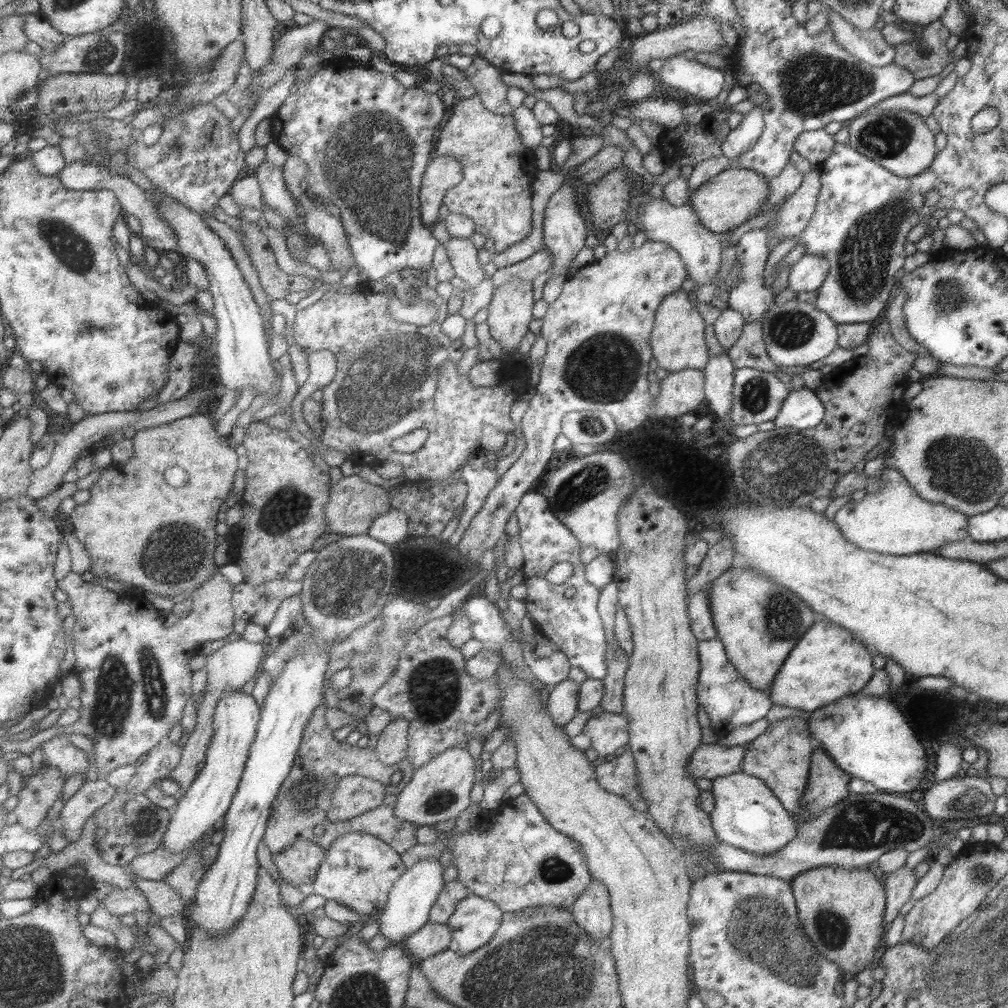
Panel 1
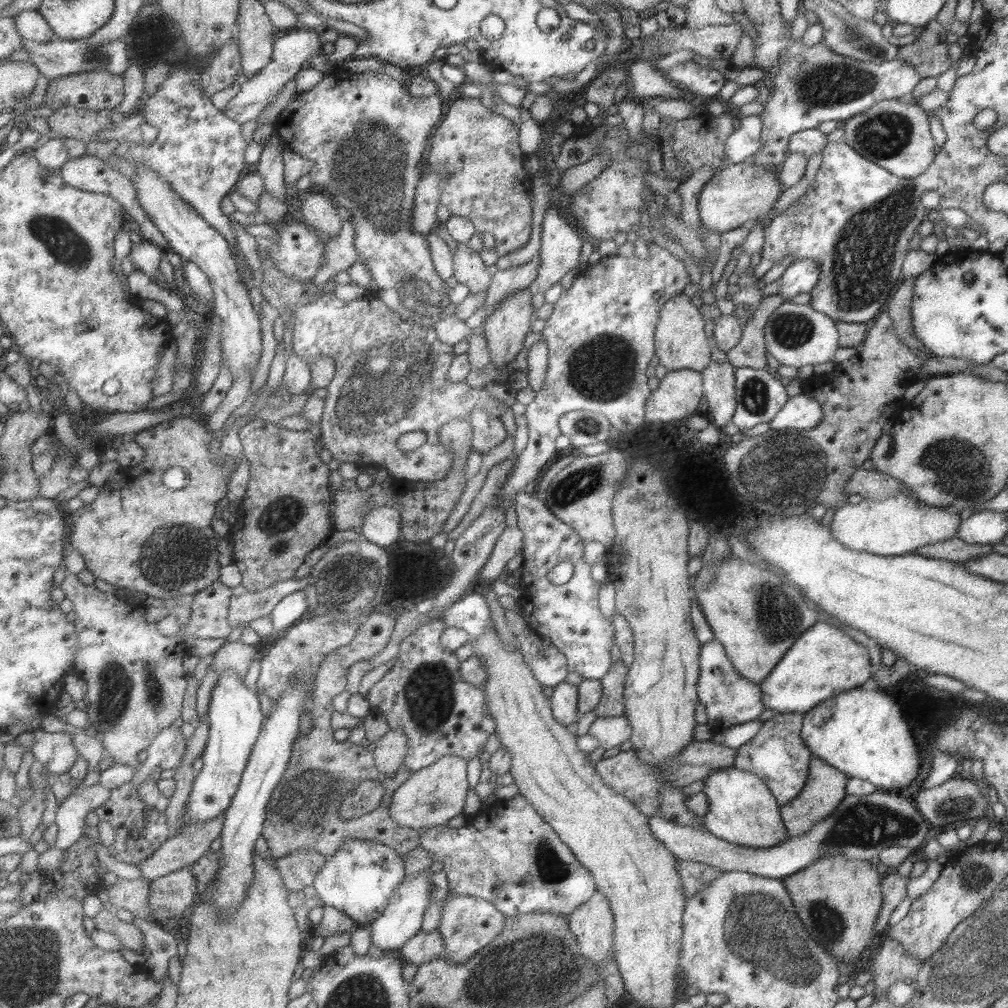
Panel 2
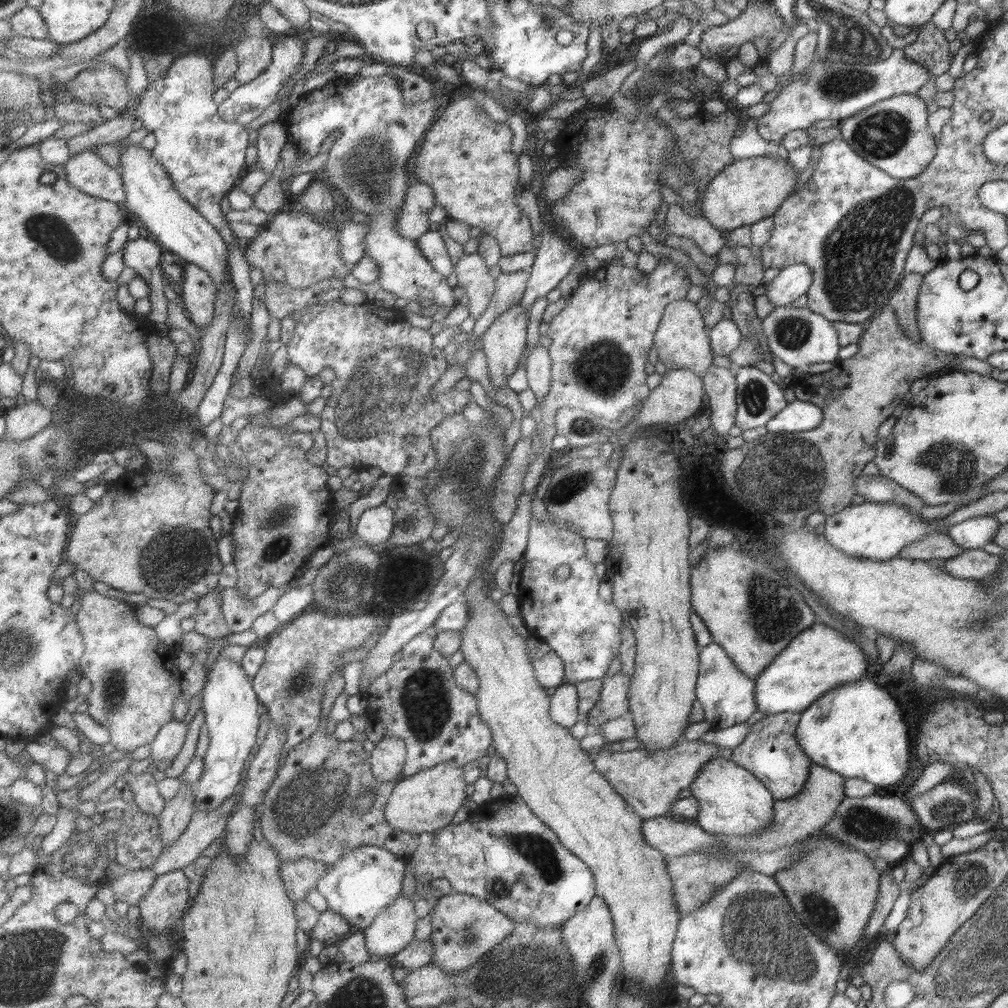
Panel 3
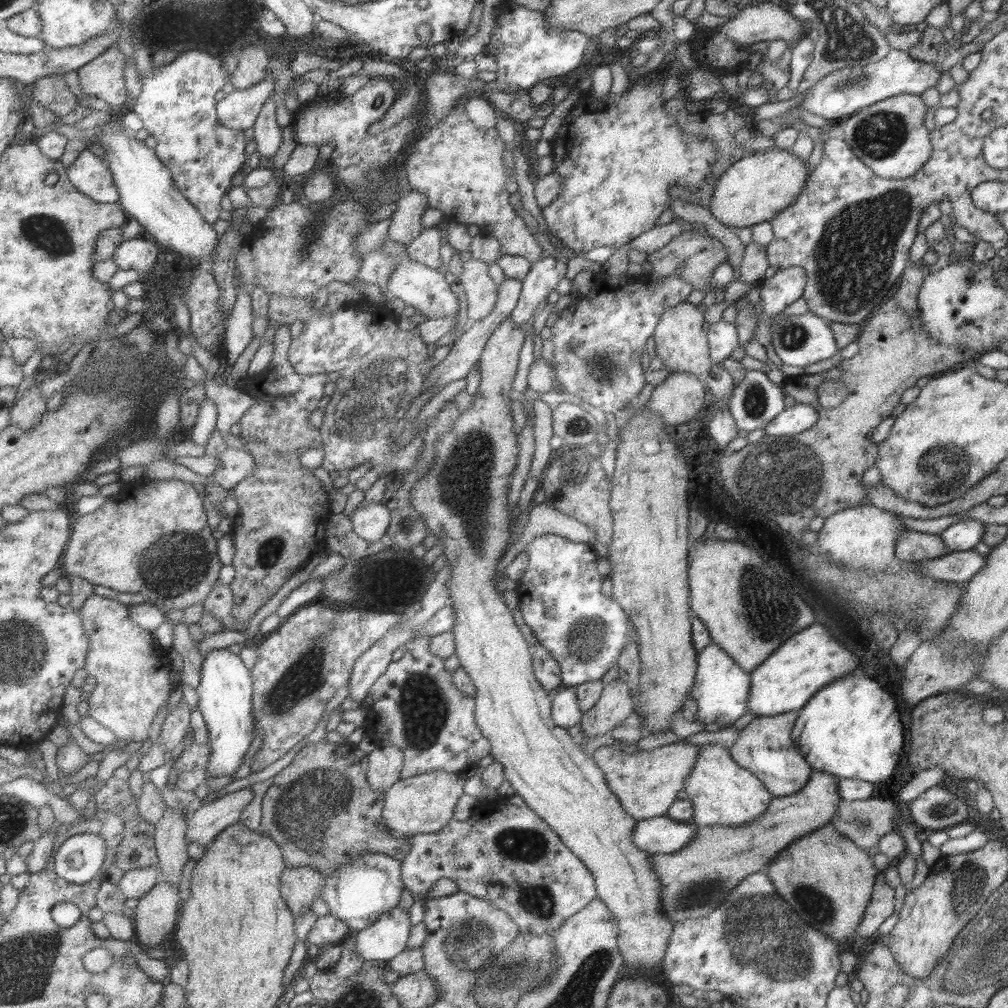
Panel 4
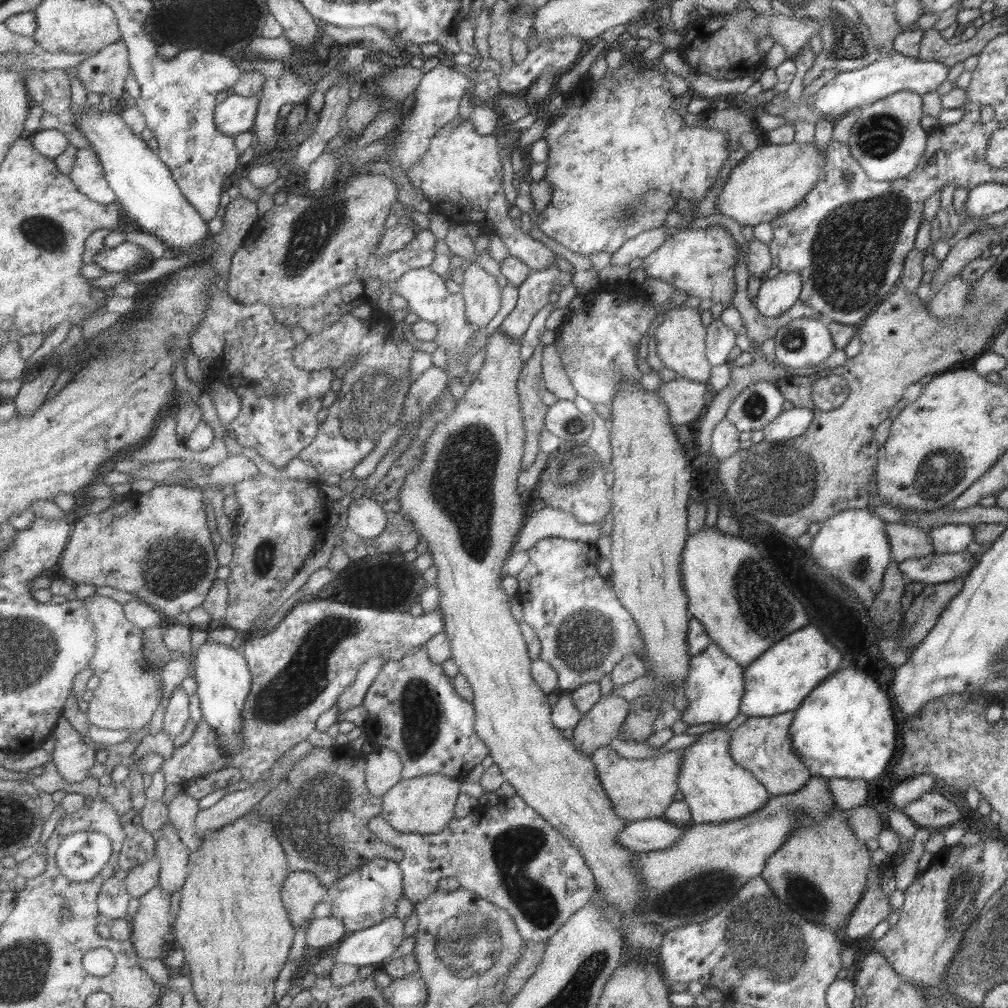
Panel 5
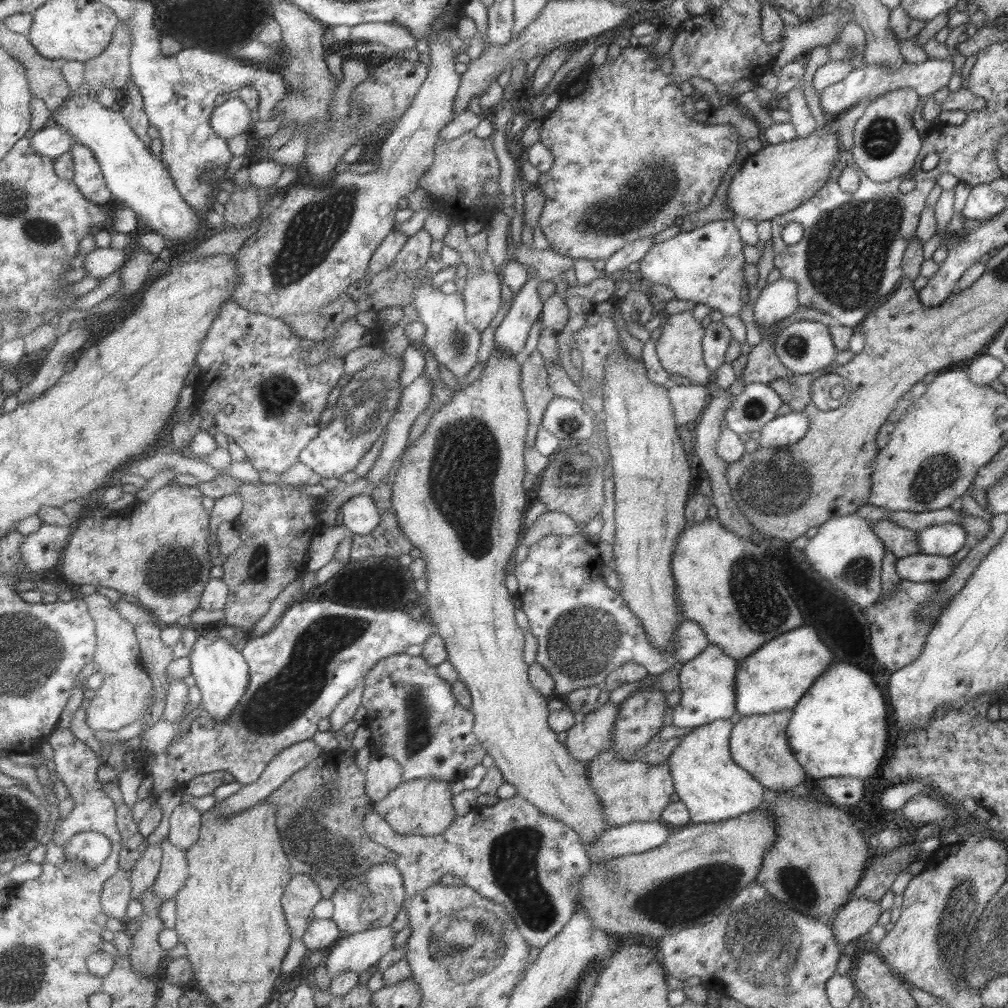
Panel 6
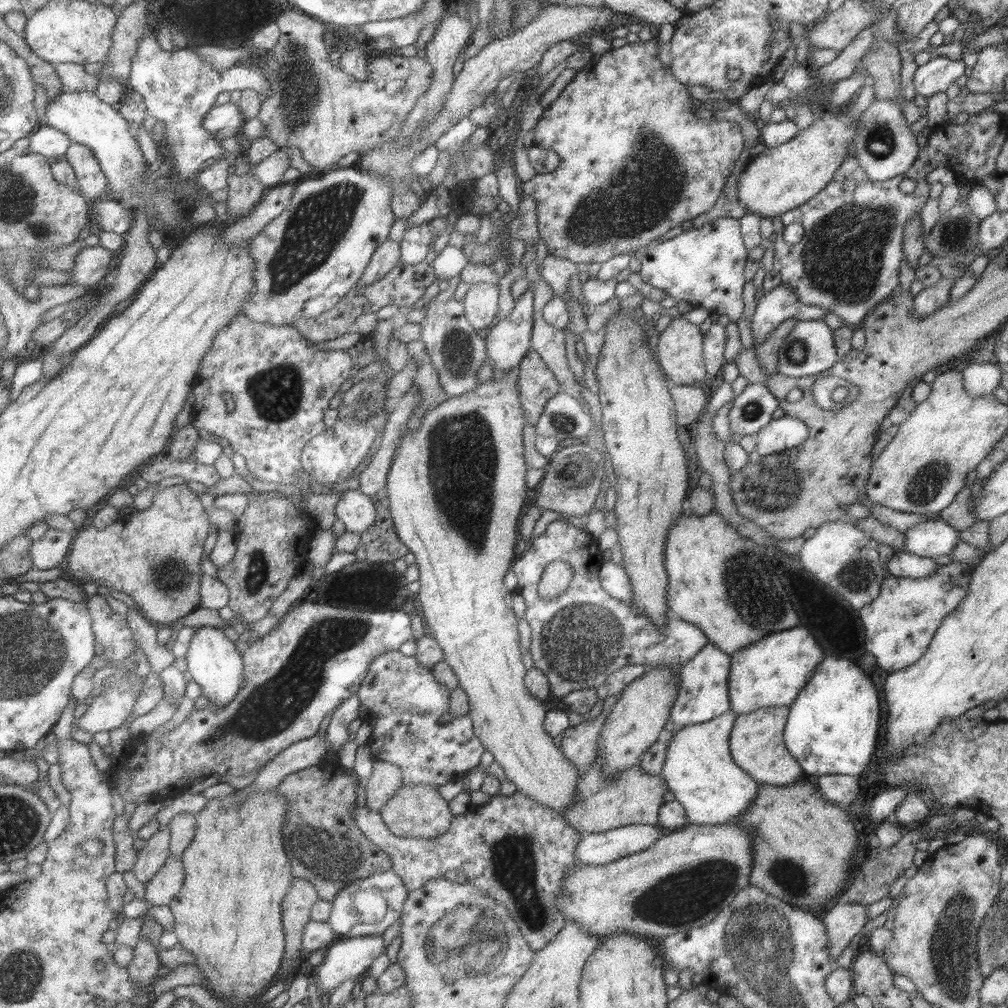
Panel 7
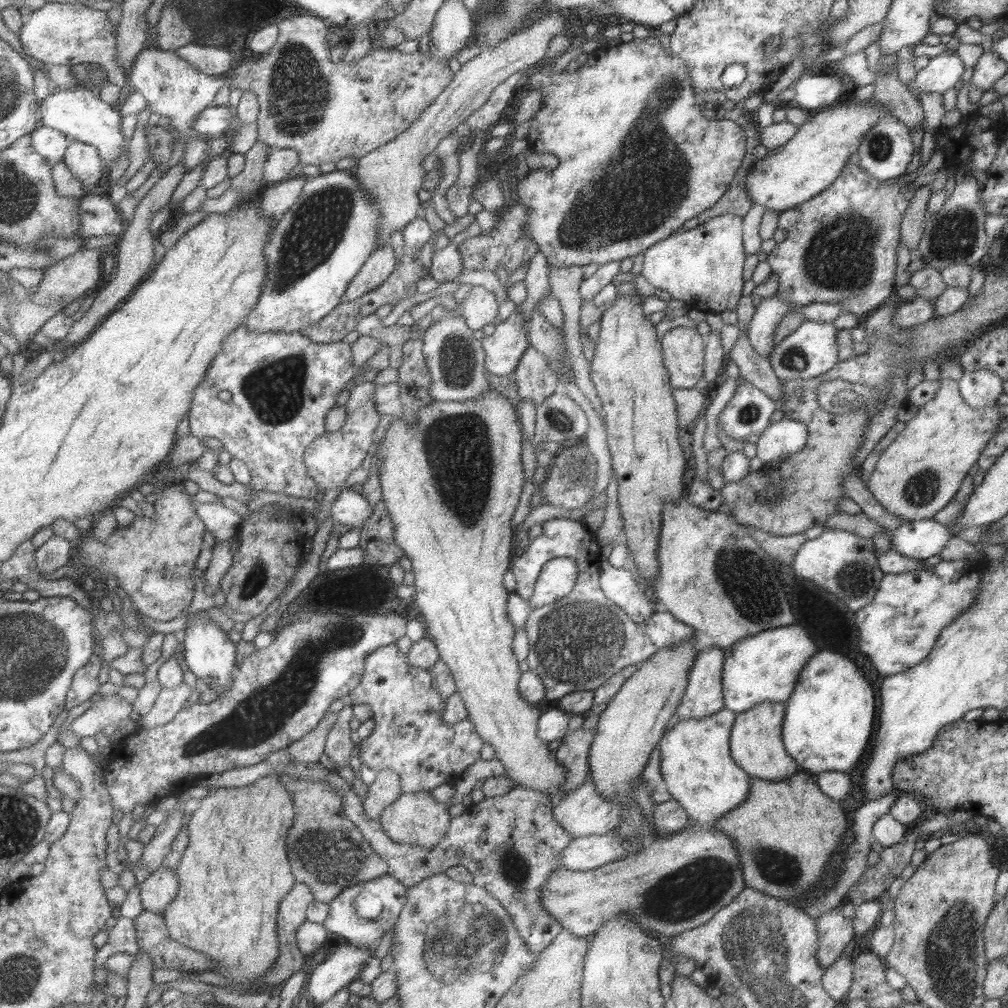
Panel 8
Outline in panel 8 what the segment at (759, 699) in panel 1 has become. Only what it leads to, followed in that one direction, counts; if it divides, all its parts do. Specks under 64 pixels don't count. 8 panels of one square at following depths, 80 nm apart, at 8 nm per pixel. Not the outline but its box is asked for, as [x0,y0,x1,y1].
[675,635,723,720]

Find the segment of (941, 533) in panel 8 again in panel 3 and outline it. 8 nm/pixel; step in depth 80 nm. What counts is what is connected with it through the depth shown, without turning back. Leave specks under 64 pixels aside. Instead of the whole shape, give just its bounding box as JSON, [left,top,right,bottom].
[945,515,999,550]

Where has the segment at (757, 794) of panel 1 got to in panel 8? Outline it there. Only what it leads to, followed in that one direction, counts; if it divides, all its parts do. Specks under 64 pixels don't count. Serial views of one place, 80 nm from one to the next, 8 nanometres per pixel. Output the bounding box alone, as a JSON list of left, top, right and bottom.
[659,708,749,826]

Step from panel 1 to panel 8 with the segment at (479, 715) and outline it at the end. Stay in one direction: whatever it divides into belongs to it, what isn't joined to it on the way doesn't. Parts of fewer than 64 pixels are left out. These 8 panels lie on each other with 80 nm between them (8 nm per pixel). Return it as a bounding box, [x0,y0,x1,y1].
[348,644,483,794]

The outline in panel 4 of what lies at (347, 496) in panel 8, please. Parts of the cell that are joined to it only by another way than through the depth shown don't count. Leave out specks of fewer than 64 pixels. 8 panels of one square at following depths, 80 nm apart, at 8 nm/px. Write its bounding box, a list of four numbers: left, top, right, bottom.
[346,501,390,543]

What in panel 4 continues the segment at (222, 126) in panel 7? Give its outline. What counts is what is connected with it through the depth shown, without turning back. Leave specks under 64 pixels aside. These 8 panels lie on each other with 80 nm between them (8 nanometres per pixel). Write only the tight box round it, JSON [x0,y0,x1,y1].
[218,75,275,130]

